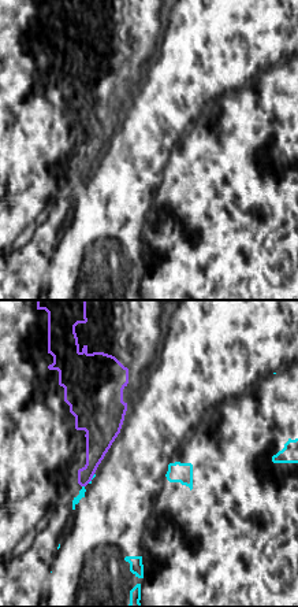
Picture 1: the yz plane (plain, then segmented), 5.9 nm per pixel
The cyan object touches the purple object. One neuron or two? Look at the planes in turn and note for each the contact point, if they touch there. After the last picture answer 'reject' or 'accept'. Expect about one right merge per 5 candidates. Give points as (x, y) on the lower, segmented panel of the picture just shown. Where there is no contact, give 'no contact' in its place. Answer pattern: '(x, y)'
(92, 478)

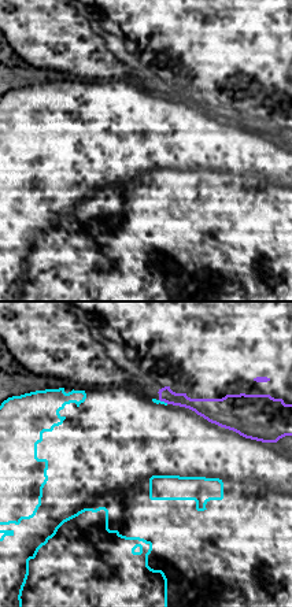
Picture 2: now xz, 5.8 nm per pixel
(163, 402)

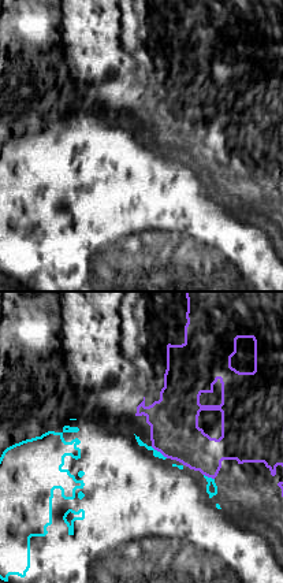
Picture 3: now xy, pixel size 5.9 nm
(159, 452)

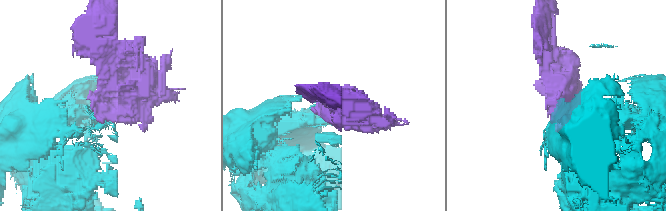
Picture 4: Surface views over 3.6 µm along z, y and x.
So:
reject

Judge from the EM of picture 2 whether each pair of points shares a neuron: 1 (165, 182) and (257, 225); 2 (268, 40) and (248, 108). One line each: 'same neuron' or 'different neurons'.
1: same neuron
2: same neuron

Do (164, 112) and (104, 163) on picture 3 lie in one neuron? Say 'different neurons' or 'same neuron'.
different neurons

